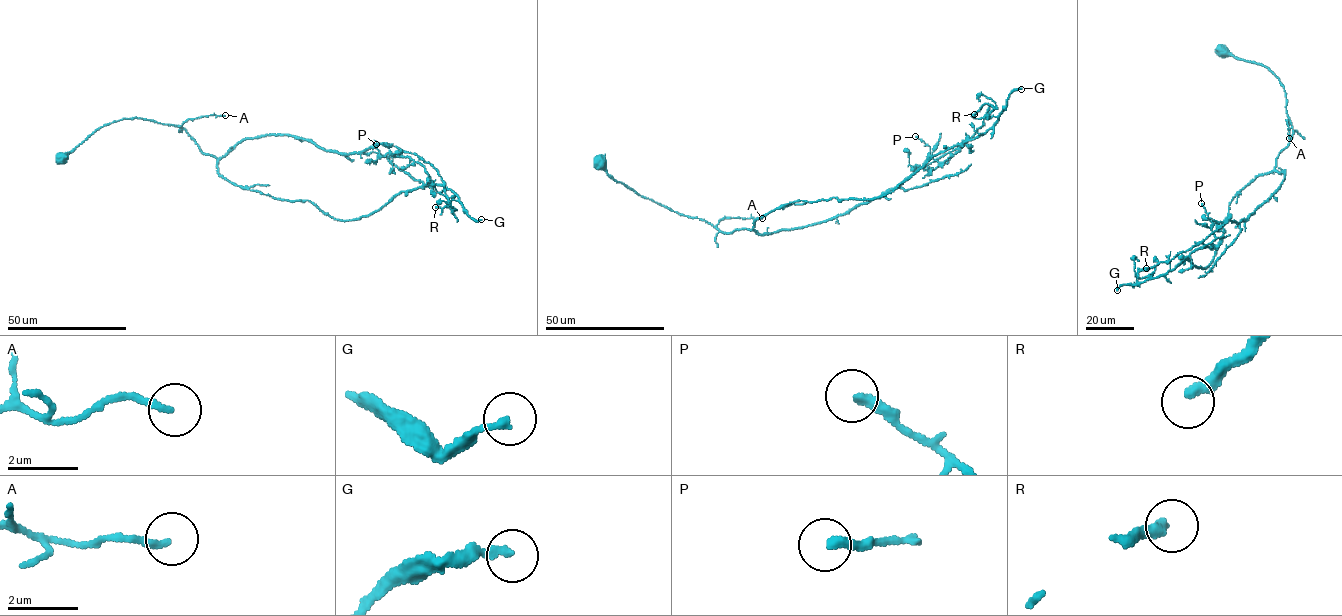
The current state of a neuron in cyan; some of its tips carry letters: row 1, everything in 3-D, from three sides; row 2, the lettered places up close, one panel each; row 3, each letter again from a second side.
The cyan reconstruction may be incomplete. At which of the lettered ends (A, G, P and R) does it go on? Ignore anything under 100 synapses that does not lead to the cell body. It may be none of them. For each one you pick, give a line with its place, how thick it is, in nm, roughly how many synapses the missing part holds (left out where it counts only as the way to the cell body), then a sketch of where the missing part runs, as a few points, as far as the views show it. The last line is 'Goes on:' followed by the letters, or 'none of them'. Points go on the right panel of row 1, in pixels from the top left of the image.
G: place (1117, 290); calibre 220 nm; 190 synapses
Goes on: G

